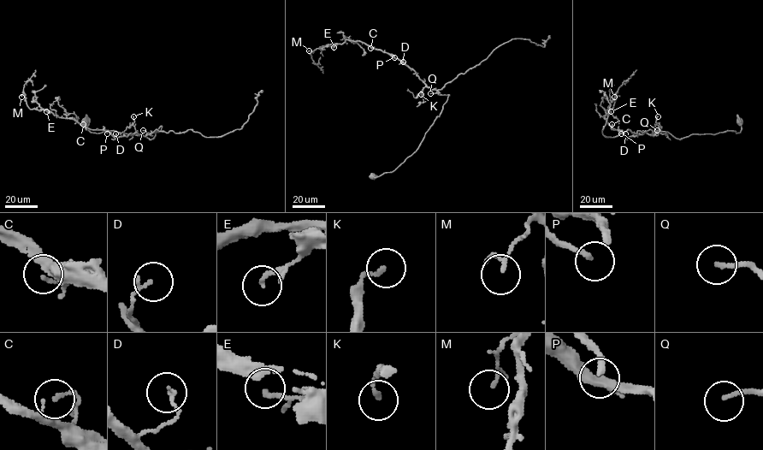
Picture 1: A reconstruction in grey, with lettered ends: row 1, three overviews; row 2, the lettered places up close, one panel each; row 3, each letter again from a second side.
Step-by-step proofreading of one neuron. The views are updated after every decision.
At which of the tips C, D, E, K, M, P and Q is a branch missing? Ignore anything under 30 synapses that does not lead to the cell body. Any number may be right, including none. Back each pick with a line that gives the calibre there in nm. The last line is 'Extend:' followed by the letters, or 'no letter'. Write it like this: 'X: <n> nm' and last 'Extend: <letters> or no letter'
P: 180 nm
Extend: P

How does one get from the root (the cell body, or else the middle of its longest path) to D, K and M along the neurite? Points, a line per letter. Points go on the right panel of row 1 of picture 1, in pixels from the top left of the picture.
D: (740, 121), (740, 133), (692, 134), (680, 139), (658, 126), (653, 136), (644, 133), (625, 138), (625, 133)
K: (740, 121), (740, 133), (692, 134), (680, 139), (661, 131), (658, 126), (658, 133), (650, 135), (658, 116)
M: (740, 121), (736, 133), (680, 139), (658, 126), (653, 136), (625, 138), (603, 117), (614, 97)

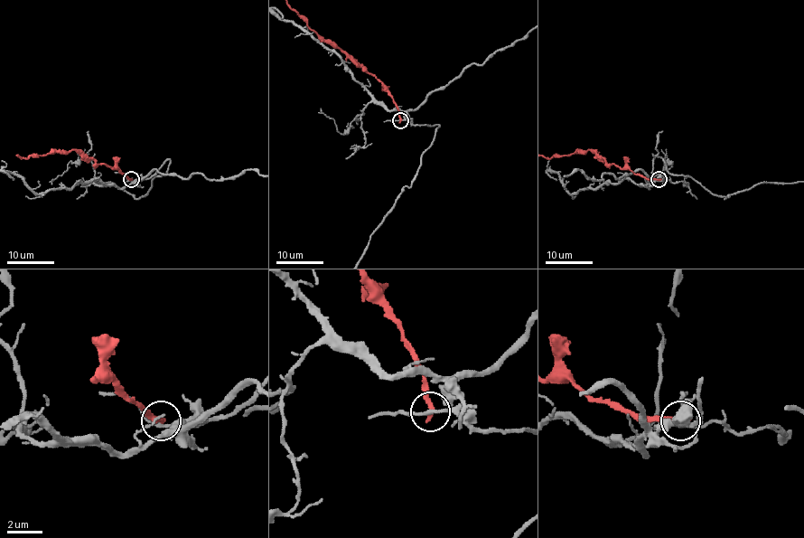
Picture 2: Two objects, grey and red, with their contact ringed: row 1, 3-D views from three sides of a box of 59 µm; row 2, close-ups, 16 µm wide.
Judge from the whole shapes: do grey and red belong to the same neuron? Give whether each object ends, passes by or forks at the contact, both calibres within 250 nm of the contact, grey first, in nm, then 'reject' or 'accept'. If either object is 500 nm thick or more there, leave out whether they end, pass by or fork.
grey passes by; red ends there; 190 nm thick on the grey side, 320 nm on the other; reject

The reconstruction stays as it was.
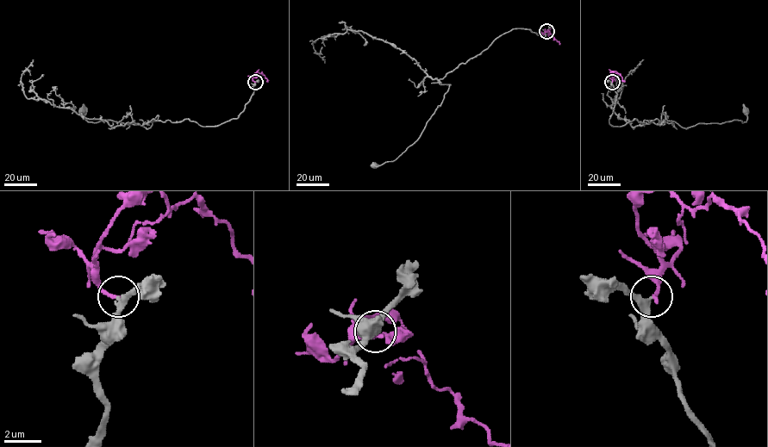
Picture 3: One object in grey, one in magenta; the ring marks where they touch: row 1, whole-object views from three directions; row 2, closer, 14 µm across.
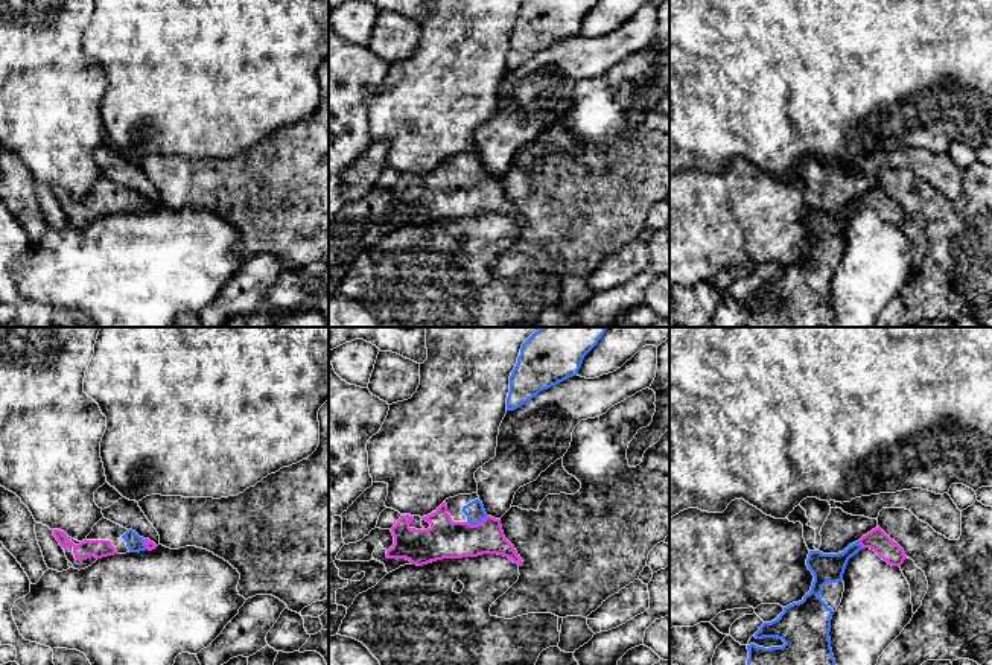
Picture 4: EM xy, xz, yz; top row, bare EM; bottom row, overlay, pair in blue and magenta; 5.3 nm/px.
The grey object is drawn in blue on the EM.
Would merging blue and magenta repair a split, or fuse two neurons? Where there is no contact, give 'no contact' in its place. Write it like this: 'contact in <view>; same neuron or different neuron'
contact in xz; same neuron

